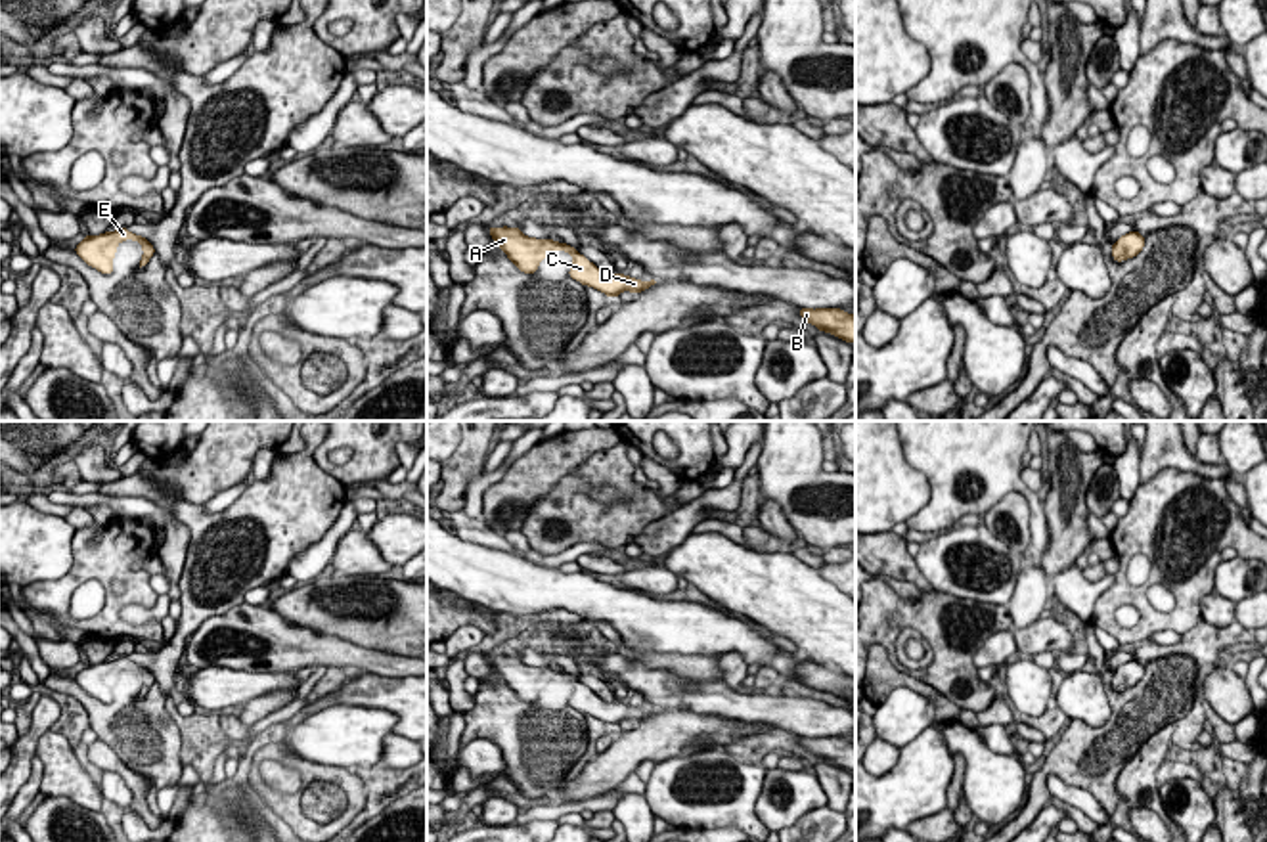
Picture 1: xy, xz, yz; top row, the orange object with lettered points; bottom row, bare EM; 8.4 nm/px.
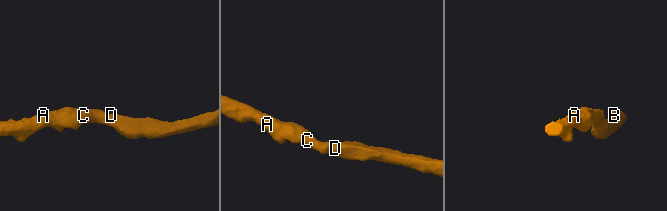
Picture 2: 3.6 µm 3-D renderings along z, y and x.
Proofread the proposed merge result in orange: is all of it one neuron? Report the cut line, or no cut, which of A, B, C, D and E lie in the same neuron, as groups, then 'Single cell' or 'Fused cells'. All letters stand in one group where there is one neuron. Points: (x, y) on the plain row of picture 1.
No split. Groups: A B C D E. Single cell

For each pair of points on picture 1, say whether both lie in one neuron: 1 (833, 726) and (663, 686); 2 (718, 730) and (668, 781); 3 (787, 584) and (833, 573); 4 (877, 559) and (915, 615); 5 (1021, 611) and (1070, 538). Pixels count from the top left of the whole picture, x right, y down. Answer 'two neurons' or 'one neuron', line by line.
1: one neuron
2: two neurons
3: two neurons
4: two neurons
5: two neurons

